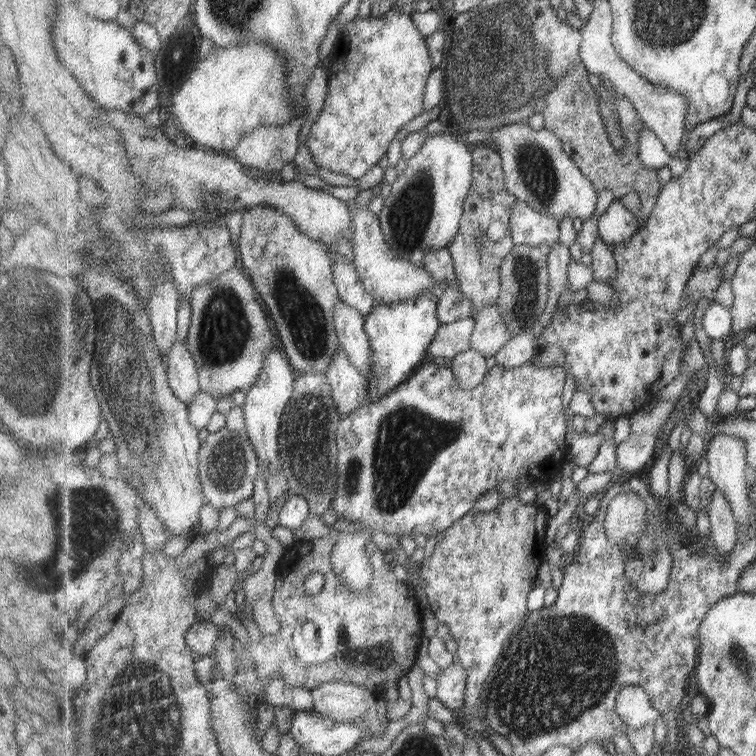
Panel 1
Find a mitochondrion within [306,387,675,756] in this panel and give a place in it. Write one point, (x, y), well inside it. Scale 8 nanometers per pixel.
(542, 689)

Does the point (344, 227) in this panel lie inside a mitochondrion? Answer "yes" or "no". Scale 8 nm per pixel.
no

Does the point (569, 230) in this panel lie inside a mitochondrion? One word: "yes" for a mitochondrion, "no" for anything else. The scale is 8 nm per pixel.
no

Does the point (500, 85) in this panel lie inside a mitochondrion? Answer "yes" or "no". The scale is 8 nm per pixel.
yes

